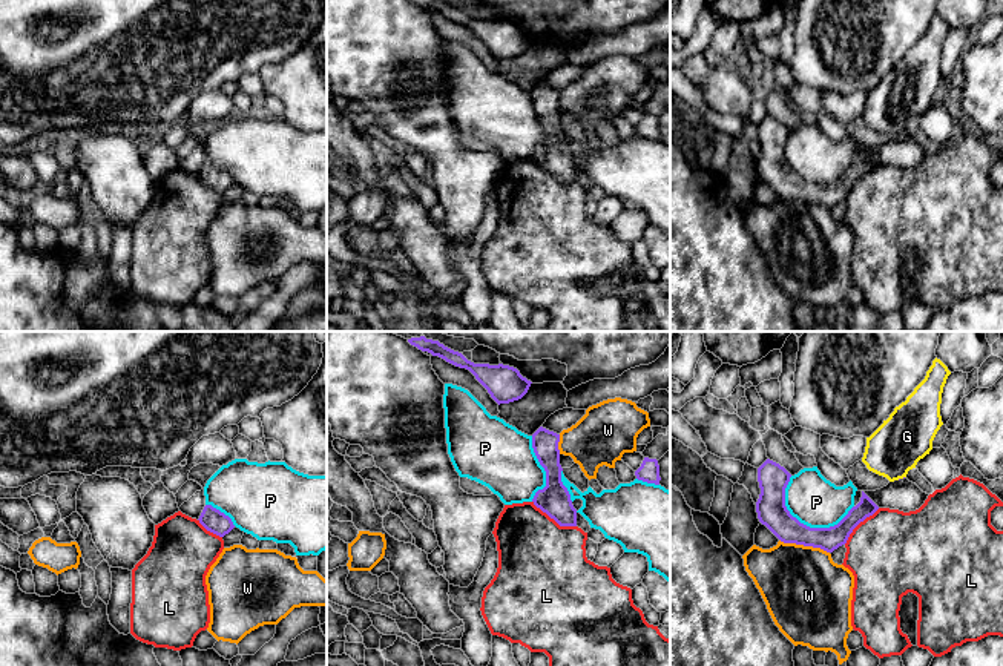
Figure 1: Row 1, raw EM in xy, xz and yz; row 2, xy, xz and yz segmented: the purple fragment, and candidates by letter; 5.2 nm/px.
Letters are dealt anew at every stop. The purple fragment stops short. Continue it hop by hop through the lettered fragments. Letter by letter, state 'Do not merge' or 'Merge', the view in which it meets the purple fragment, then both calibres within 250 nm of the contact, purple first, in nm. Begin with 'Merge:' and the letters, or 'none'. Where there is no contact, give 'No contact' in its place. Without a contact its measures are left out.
Merge: G
G: Merge. No contact
L: Do not merge. Touches purple in xz. Thickness 170 nm (purple) against 460 nm
P: Do not merge. Touches purple in yz. Thickness 160 nm (purple) against 260 nm
W: Do not merge. Touches purple in yz. Thickness 160 nm (purple) against 440 nm

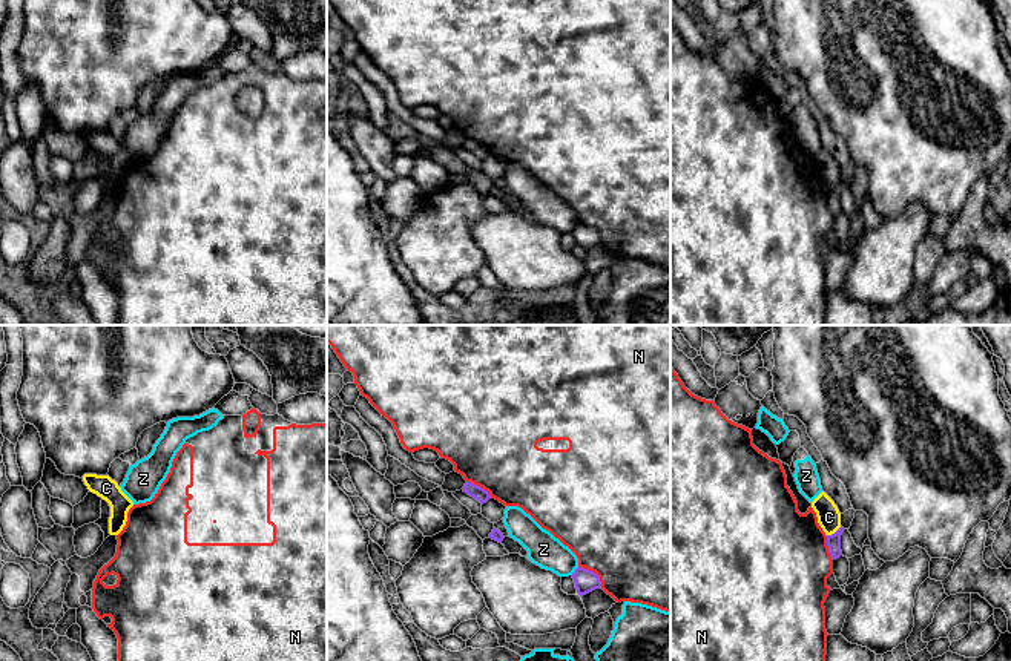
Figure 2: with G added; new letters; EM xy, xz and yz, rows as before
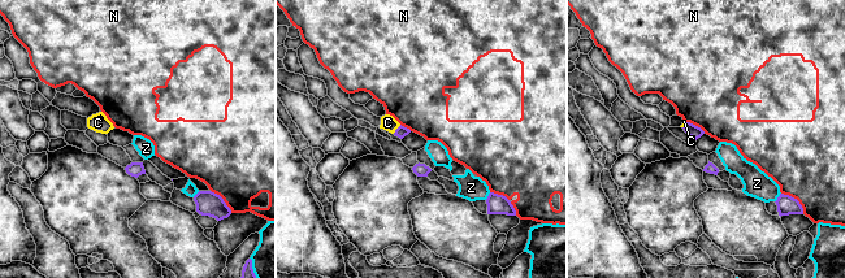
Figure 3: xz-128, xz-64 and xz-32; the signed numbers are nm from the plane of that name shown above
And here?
Merge: none
C: Do not merge. Touches purple in yz. Thickness 80 nm (purple) against 130 nm
N: Do not merge. Touches purple in xz. Thickness 120 nm (purple) against 500 nm
Z: Do not merge. Touches purple in xz. Thickness 120 nm (purple) against 180 nm

